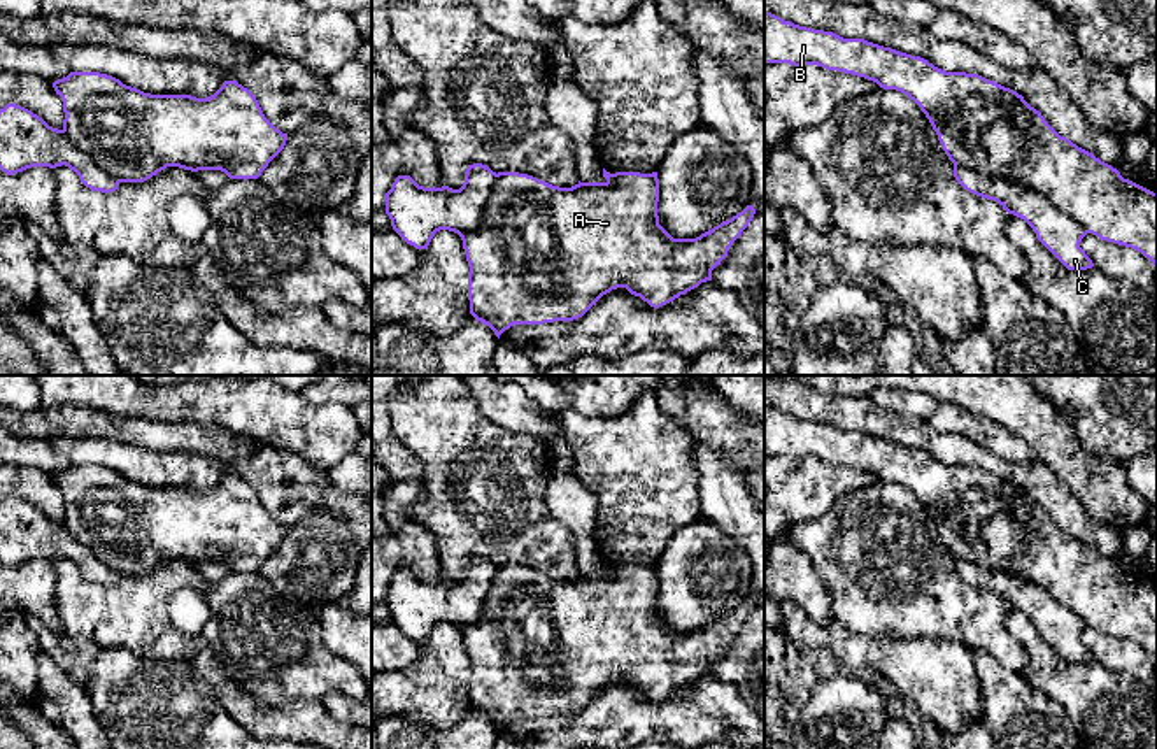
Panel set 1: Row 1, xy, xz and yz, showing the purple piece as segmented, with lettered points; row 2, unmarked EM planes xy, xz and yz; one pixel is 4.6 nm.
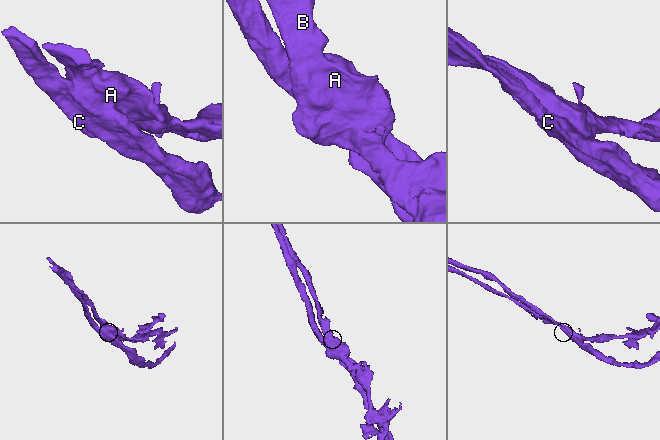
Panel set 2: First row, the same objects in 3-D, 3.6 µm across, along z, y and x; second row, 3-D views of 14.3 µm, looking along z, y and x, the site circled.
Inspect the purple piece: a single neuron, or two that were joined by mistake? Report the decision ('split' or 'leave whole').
split

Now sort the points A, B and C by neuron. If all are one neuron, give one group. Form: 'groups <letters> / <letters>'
groups A B / C

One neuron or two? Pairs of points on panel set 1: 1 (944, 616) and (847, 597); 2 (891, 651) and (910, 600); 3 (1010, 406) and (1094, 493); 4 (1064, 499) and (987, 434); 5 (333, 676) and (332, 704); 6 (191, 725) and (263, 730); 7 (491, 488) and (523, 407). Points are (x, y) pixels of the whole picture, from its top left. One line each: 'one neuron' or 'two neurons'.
1: one neuron
2: two neurons
3: one neuron
4: two neurons
5: two neurons
6: two neurons
7: two neurons

